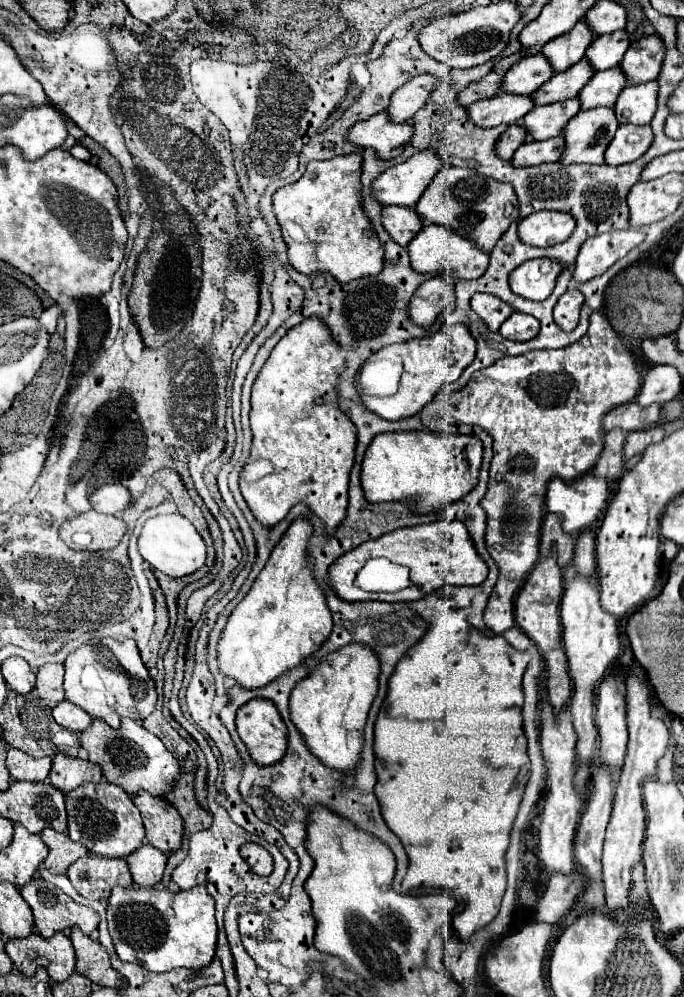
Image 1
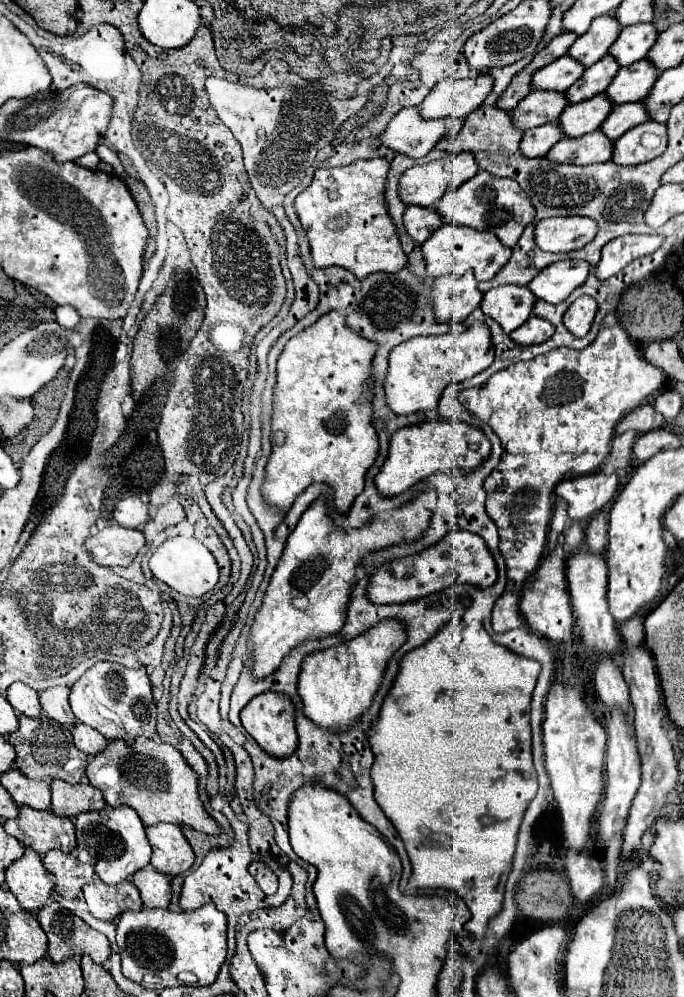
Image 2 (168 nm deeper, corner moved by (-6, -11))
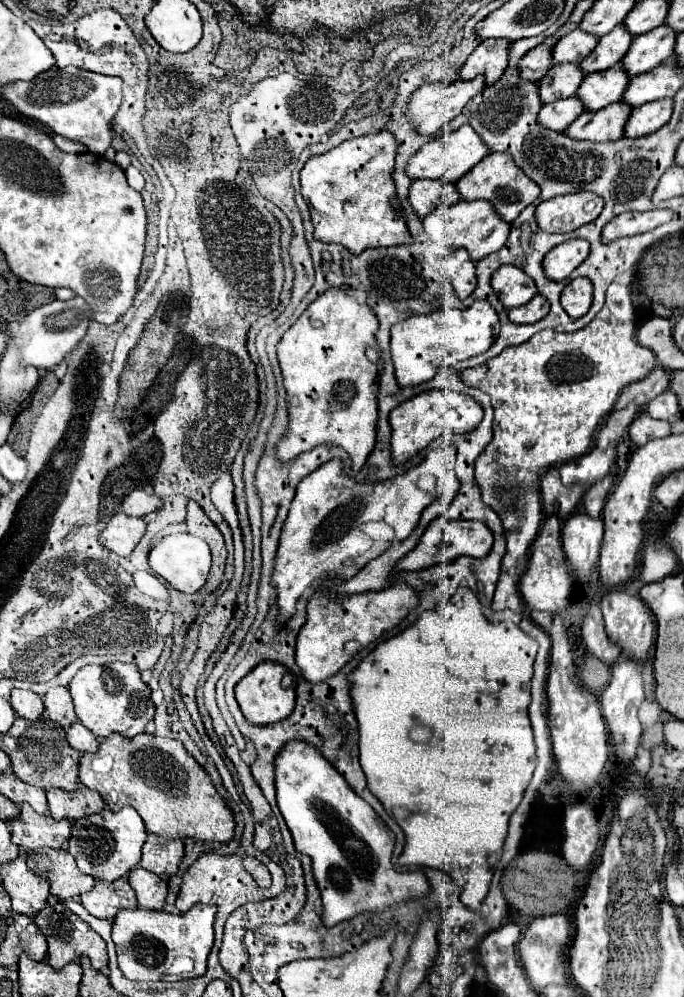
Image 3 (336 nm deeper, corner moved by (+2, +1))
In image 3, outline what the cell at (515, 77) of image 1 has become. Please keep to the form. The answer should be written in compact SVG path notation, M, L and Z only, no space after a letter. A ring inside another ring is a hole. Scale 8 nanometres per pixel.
M574 29L572 33L558 39L554 47L554 61L556 63L566 63L566 61L580 63L582 59L586 59L586 55L590 55L596 43L598 43L598 37L586 35L586 31L582 29Z

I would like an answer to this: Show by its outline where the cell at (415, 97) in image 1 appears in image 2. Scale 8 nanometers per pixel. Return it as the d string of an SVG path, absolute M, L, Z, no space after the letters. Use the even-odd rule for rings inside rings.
M480 75L476 79L442 79L418 105L422 119L466 117L490 93L492 77Z

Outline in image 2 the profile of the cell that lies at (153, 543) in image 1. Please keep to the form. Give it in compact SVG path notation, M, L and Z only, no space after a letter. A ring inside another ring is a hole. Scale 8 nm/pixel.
M170 537L166 539L160 547L154 549L150 561L150 571L152 575L166 583L170 589L186 595L186 597L202 597L204 593L212 591L214 585L218 583L218 565L216 559L212 557L212 553L194 537Z

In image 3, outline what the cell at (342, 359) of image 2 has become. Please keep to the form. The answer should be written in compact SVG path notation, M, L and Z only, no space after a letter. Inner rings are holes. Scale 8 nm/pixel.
M328 289L326 293L322 293L314 303L308 305L308 309L302 313L302 317L284 333L280 345L278 345L278 361L280 361L280 367L282 367L282 375L284 375L284 387L286 387L286 393L288 393L288 411L290 411L290 425L288 425L288 433L284 435L284 439L278 443L278 457L282 461L292 461L296 459L300 453L304 451L310 451L314 449L316 445L322 445L322 443L336 443L340 445L342 449L348 451L350 459L352 459L352 469L354 471L360 471L362 465L366 463L370 451L374 449L374 443L376 443L376 421L378 421L378 367L374 363L368 361L366 357L366 347L368 345L376 345L376 333L378 329L378 317L374 315L372 307L368 307L366 303L358 303L354 297L346 295L342 289Z

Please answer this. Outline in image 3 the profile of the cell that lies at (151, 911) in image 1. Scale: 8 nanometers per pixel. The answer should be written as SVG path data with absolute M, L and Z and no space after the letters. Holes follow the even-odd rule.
M196 905L184 915L148 909L122 909L112 925L112 939L116 943L120 971L132 981L164 981L166 971L176 957L190 957L194 969L190 977L206 973L206 959L214 943L214 905Z

